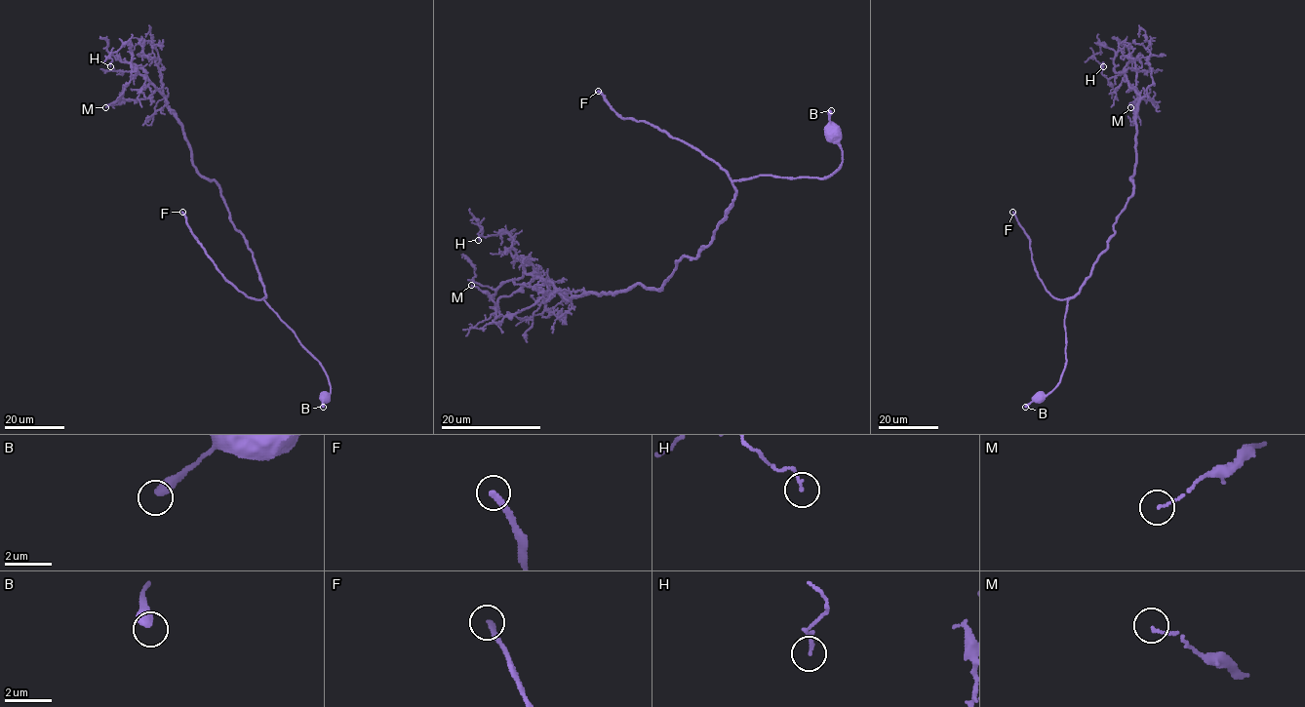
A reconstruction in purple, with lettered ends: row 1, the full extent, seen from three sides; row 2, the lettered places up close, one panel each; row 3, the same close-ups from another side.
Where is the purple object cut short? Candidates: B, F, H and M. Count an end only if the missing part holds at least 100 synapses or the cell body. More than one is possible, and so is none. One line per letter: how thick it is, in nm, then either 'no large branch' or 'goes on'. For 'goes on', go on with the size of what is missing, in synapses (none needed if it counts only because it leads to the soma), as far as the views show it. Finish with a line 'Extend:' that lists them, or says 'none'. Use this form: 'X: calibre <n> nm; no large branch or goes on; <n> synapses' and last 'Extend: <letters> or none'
B: calibre 460 nm; no large branch
F: calibre 240 nm; goes on; 120 synapses
H: calibre 130 nm; no large branch
M: calibre 110 nm; no large branch
Extend: F

